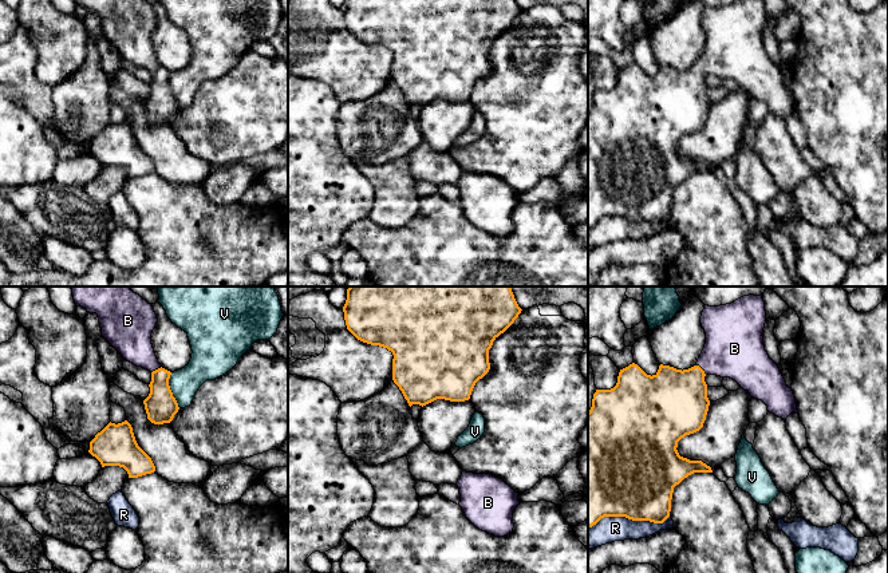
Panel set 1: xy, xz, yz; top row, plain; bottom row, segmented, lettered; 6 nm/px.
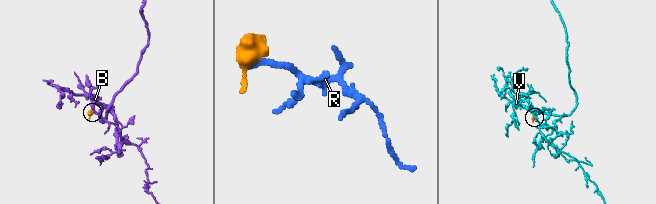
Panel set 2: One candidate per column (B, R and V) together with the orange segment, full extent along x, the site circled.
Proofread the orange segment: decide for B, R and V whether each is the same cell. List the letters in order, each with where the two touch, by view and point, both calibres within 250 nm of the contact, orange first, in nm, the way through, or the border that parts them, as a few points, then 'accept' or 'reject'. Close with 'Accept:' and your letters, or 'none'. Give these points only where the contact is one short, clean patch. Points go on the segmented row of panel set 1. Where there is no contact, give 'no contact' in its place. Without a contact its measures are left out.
B: yz (702, 370) | 380/360 nm | across yz (675, 402), (702, 370), (710, 362), (734, 348) | accept
R: yz (628, 518) | 480/160 nm | reject
V: xy (170, 390) | 190/180 nm | along xy (170, 372), (169, 388), (180, 407) | reject
Accept: B

